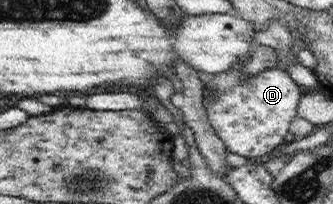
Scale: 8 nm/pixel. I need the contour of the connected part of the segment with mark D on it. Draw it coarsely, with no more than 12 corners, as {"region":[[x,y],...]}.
{"region":[[239,61],[203,97],[226,152],[255,159],[283,143],[303,94],[277,66]]}

